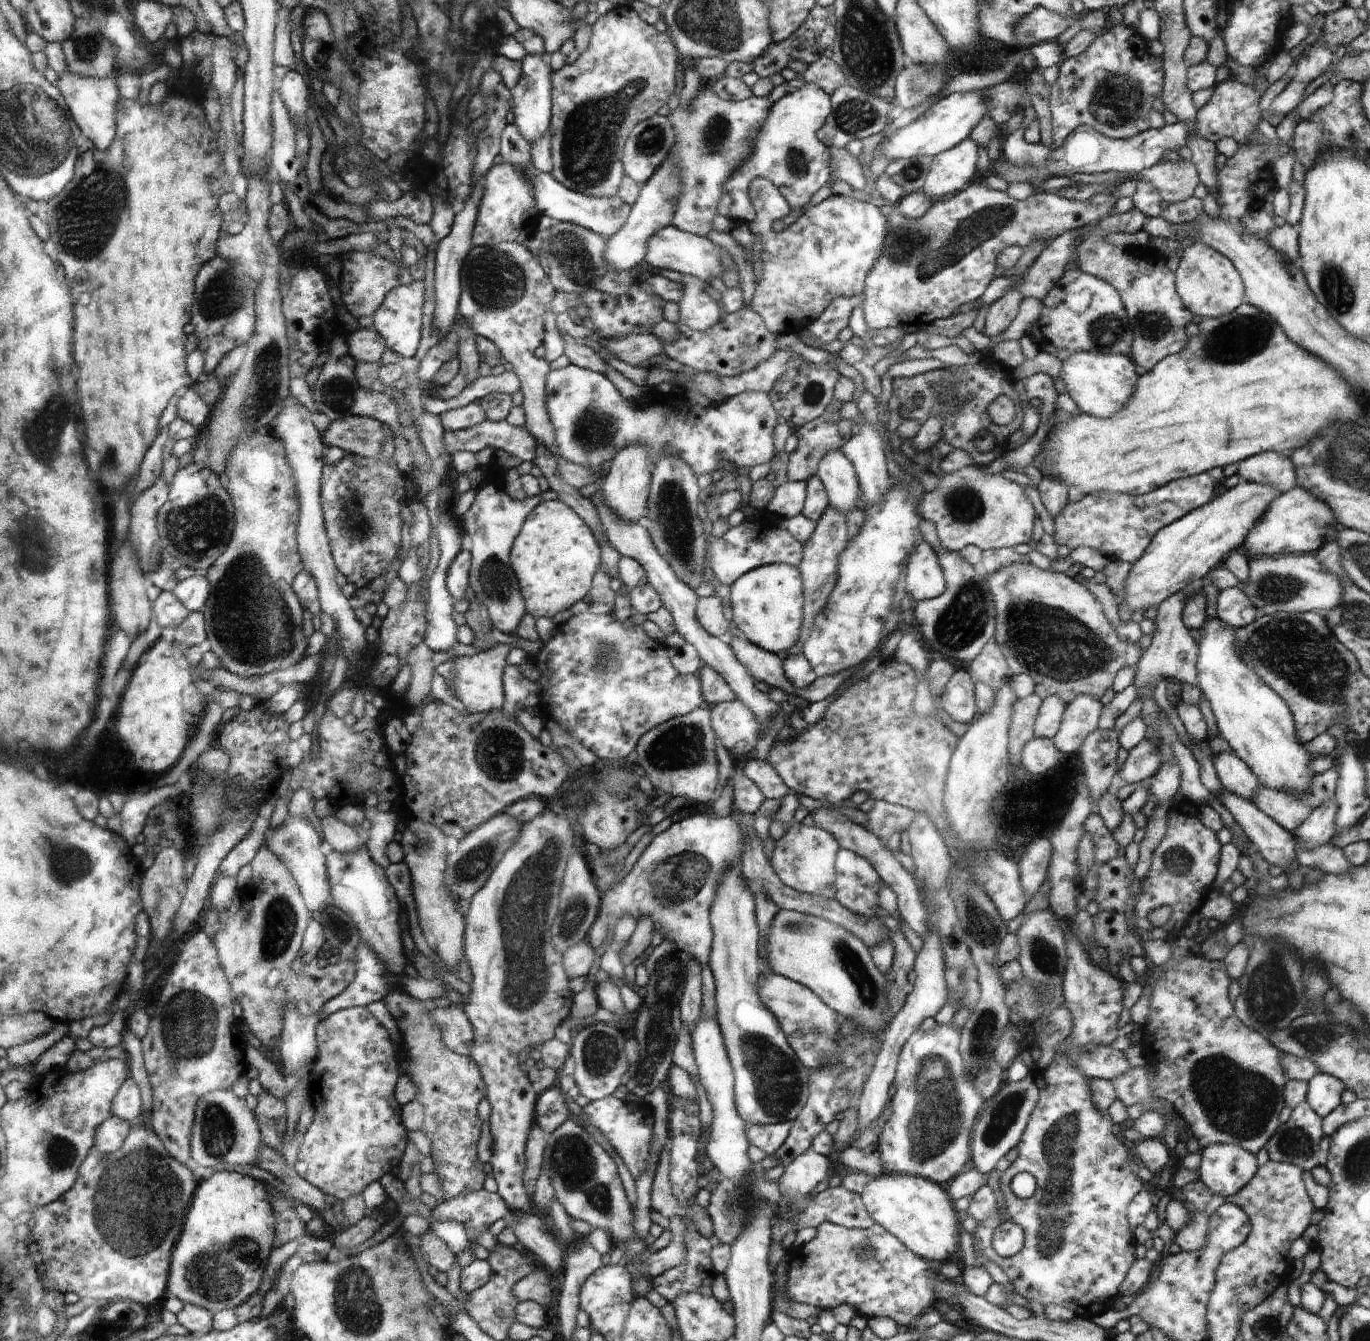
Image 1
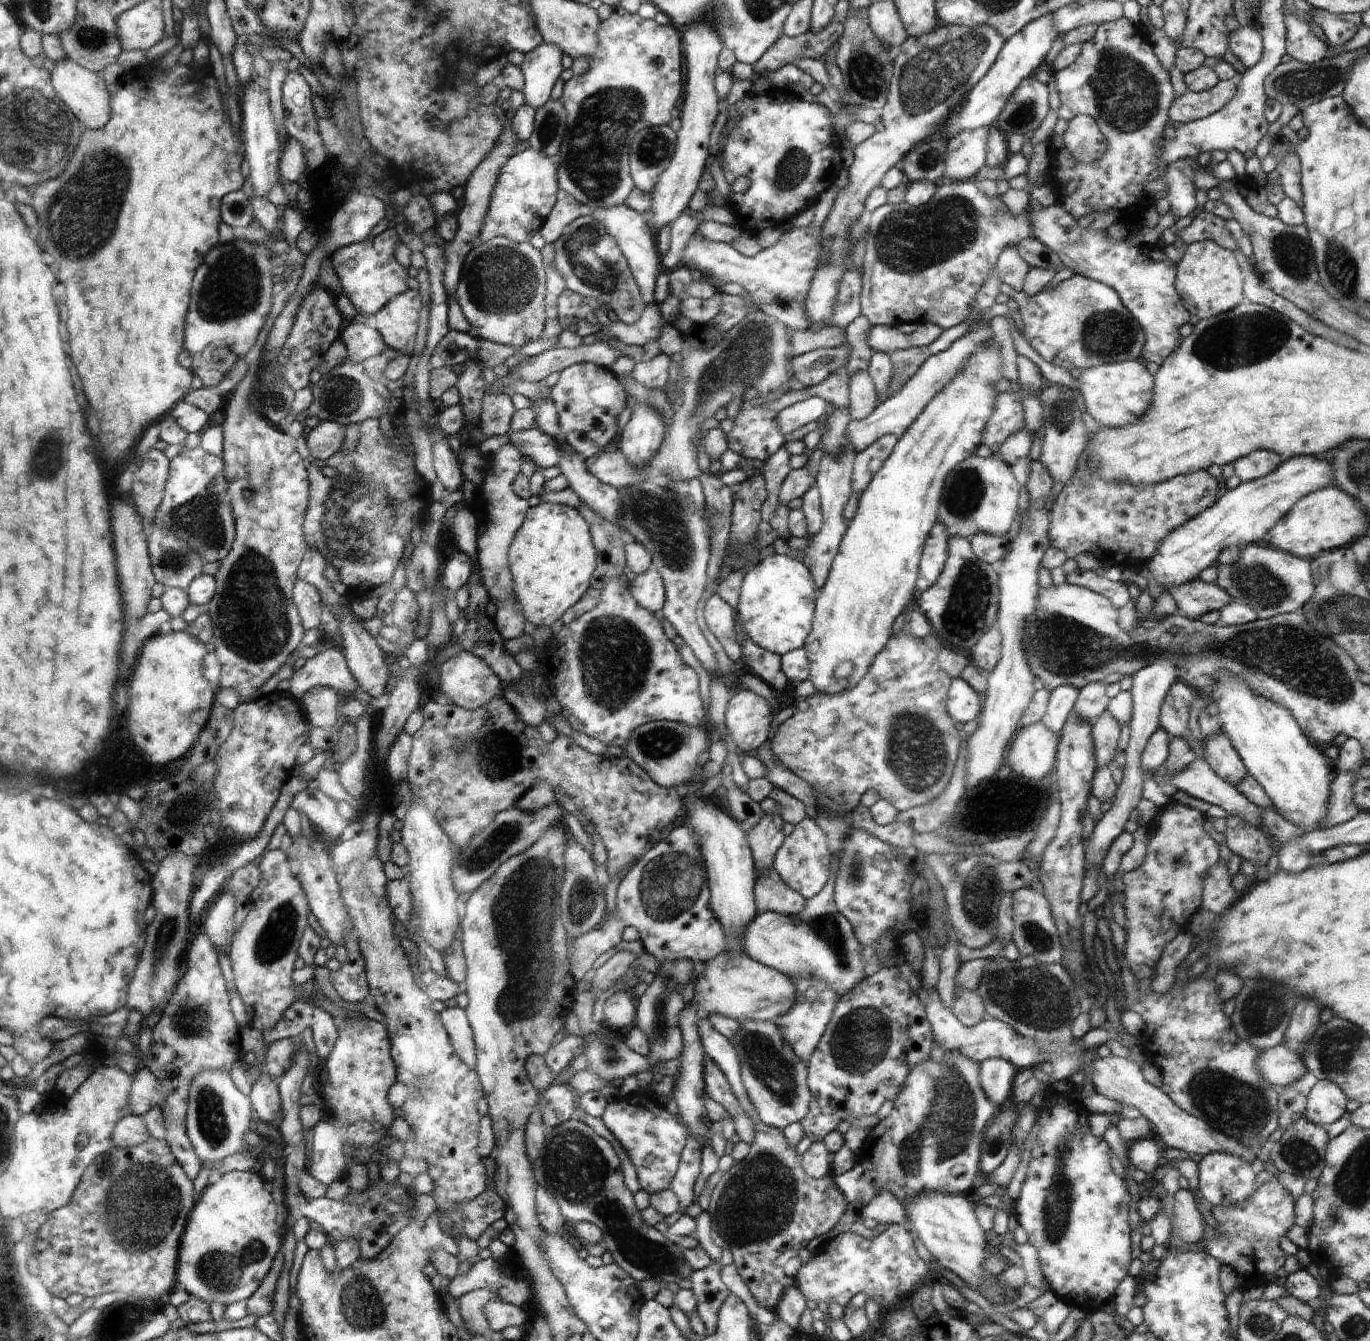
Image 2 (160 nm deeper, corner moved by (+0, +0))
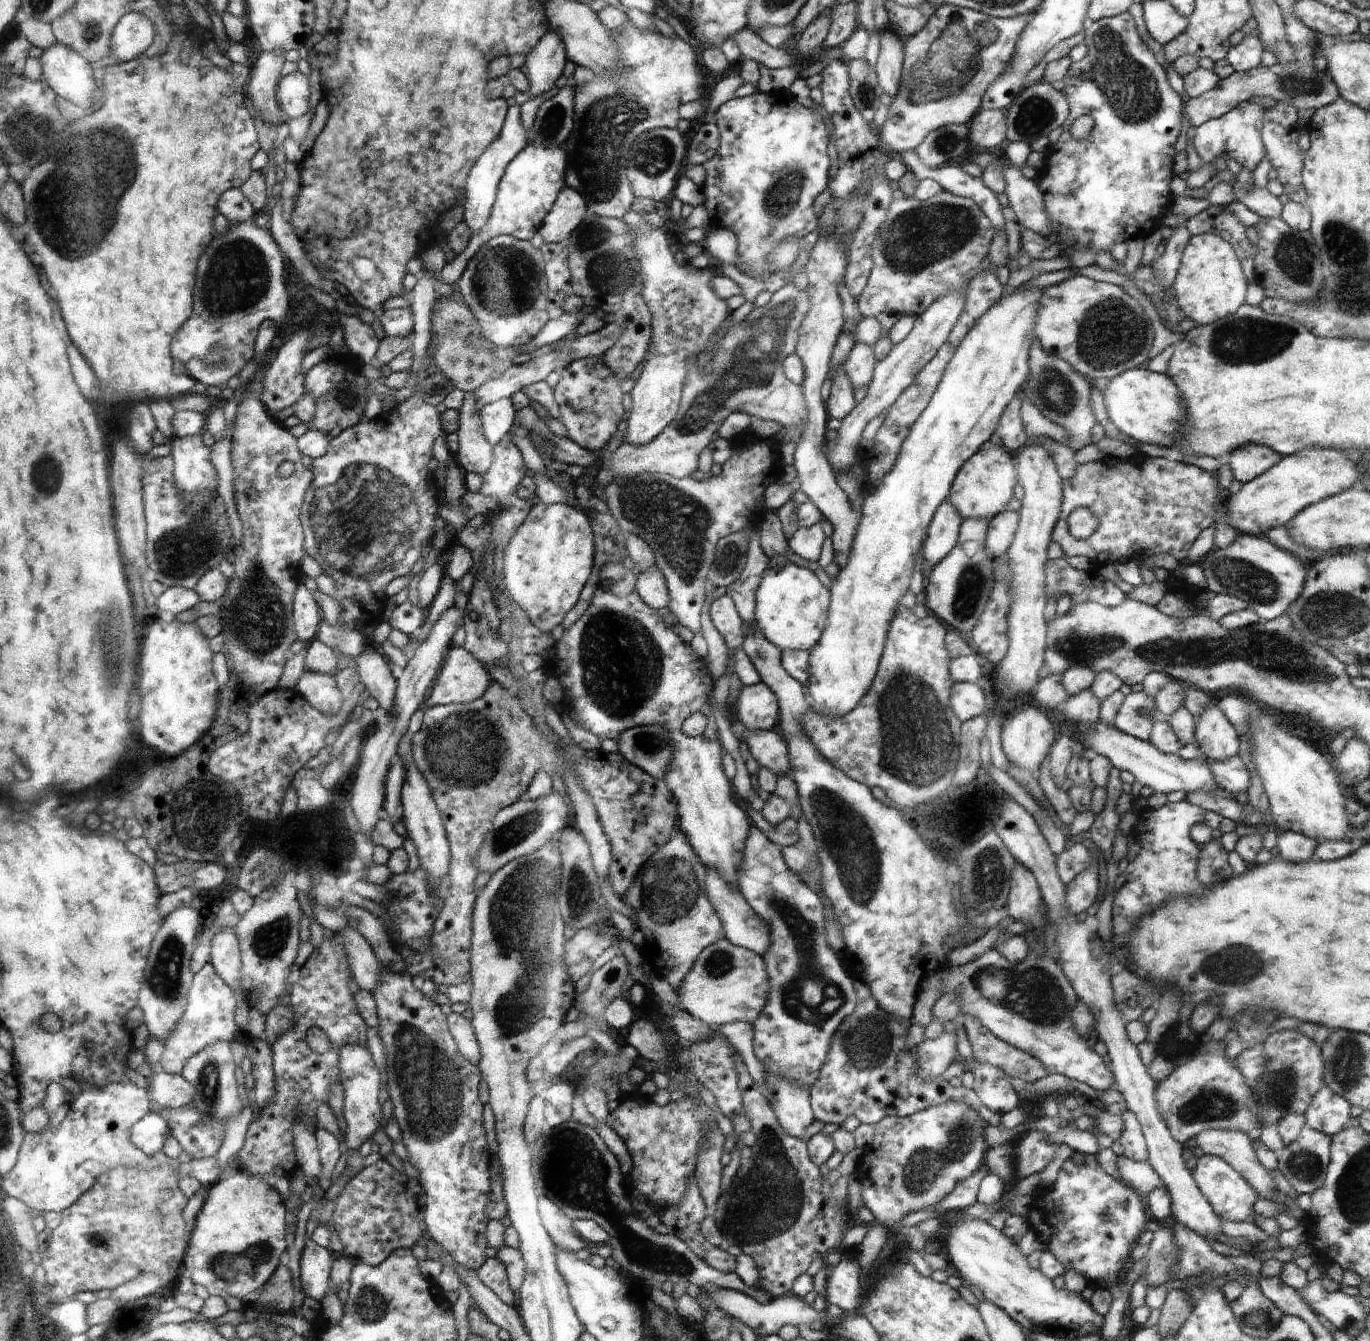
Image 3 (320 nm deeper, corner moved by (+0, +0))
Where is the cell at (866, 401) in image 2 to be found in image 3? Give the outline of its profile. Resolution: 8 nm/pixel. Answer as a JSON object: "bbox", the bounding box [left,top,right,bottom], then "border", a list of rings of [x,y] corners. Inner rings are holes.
{"bbox":[843,341,877,388],"border":[[[856,341],[843,367],[852,381],[853,388],[860,388],[872,380],[876,365],[877,358],[874,349]]]}

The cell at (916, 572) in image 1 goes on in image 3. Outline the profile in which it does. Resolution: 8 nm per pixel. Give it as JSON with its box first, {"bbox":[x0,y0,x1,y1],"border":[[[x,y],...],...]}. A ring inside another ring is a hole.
{"bbox":[922,500,963,571],"border":[[[944,500],[931,522],[931,528],[928,529],[922,571],[926,567],[930,567],[932,570],[955,548],[958,544],[959,528],[962,521],[963,516],[959,514],[957,508],[950,501]]]}

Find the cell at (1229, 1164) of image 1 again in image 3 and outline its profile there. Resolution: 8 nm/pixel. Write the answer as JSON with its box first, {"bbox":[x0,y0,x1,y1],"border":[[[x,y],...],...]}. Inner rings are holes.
{"bbox":[1191,1153,1259,1221],"border":[[[1204,1153],[1198,1159],[1197,1166],[1191,1175],[1204,1195],[1211,1204],[1214,1212],[1224,1220],[1250,1221],[1256,1215],[1252,1208],[1259,1198],[1257,1192],[1248,1184],[1248,1181],[1235,1168],[1232,1168],[1223,1158]]]}

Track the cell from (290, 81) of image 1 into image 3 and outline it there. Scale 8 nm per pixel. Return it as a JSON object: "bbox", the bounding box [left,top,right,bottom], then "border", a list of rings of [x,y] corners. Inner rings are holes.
{"bbox":[277,71,310,118],"border":[[[300,71],[281,77],[277,86],[277,99],[281,110],[288,118],[304,116],[308,110],[310,84],[308,77]]]}

